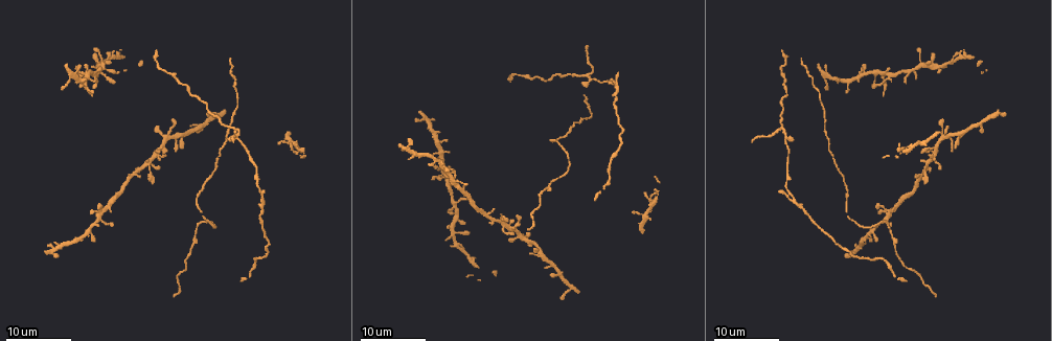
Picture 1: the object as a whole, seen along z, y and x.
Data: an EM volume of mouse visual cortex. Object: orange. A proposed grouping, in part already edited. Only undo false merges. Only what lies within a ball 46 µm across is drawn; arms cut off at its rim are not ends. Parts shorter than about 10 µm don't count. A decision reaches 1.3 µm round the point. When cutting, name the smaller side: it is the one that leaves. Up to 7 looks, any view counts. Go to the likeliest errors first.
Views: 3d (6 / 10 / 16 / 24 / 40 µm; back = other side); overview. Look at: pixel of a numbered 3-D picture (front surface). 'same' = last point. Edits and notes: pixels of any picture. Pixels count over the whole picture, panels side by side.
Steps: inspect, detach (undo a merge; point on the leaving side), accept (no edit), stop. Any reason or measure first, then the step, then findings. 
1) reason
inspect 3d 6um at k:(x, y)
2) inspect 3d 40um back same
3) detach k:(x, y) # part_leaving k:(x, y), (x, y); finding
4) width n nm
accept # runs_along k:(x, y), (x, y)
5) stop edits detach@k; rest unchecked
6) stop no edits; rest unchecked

four or more arms meet
inspect 3d 16um at 1:(163, 135)

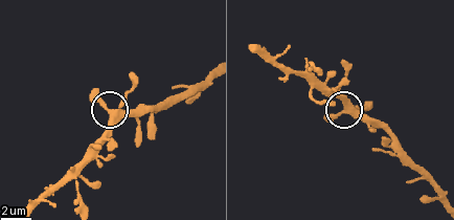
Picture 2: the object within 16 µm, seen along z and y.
inspect 3d 10um at 2:(111, 112)

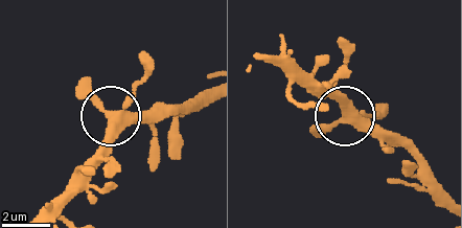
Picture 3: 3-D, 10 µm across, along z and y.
inspect 3d 6um at 3:(341, 119)

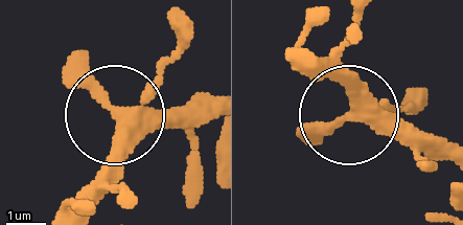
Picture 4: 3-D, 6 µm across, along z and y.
width 330 nm
accept # continuous, no second neuron

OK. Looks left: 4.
four or more arms meet
inspect 3d 24um at 1:(499, 219)

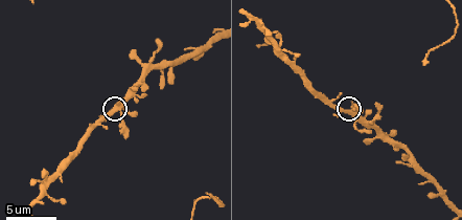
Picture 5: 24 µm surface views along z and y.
inspect 3d 6um at 5:(115, 111)

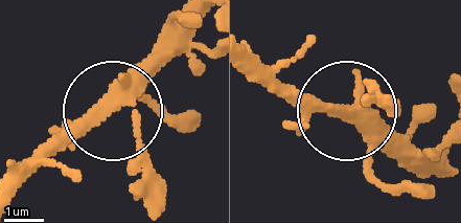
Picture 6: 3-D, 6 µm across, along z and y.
width 310 nm
accept # continuous, no second neuron

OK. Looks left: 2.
thick turns thin
inspect 3d 24um at 1:(226, 131)

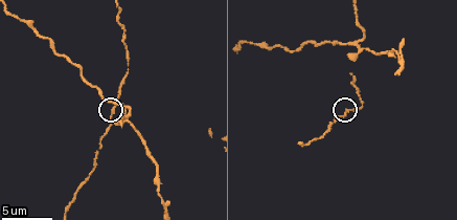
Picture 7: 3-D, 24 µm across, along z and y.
zoom in
inspect 3d 10um at 7:(346, 109)

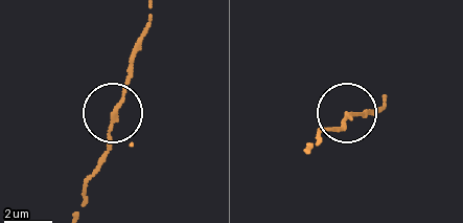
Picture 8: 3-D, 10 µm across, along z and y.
accept # runs_along 8:(307, 151), (326, 130), (342, 127), (348, 112), (372, 112); continuous, no second neuron

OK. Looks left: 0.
stop no edits; rest unchecked

